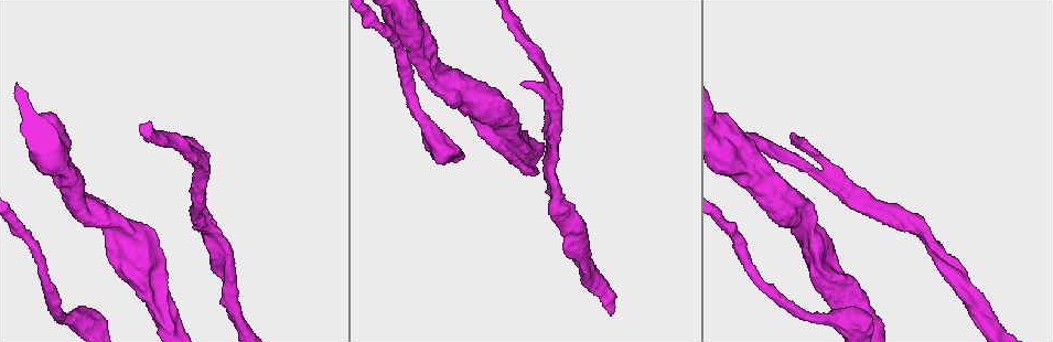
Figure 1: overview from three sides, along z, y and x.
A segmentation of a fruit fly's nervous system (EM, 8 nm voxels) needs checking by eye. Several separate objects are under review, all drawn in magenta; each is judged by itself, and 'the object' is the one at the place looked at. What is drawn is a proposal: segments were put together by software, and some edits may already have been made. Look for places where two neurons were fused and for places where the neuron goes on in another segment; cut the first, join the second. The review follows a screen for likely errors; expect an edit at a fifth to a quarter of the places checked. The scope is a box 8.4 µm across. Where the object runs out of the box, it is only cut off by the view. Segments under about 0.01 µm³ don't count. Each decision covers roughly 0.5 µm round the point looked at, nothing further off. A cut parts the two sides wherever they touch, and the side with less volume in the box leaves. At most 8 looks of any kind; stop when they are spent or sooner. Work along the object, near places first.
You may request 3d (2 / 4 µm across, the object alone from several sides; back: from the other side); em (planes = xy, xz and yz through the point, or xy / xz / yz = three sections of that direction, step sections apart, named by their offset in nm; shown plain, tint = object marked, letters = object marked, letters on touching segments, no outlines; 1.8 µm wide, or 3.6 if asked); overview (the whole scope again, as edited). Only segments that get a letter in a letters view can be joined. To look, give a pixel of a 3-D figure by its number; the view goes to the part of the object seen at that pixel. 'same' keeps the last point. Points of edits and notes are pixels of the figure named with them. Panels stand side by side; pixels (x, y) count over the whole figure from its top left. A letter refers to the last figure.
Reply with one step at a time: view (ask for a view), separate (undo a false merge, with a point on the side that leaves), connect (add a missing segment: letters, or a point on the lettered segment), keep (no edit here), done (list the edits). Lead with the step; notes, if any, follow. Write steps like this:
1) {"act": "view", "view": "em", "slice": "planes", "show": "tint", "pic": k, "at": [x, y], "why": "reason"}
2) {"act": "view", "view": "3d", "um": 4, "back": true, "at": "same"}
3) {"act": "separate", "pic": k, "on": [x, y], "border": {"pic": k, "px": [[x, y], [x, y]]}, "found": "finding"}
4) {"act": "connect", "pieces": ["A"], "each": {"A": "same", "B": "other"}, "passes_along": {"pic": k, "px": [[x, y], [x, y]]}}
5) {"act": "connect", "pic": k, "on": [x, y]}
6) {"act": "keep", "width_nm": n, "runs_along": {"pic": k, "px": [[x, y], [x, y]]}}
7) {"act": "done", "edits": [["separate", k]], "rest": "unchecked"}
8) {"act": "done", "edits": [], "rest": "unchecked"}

{"act": "view", "view": "3d", "um": 4, "pic": 1, "at": [555, 121], "why": "arms run side by side"}

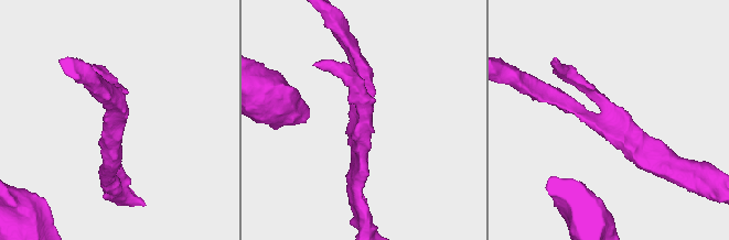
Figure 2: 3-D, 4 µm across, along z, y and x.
{"act": "view", "view": "em", "slice": "planes", "show": "tint", "pic": 2, "at": [362, 121], "arms": 3, "arm_widths_nm": [200, 220, 280]}

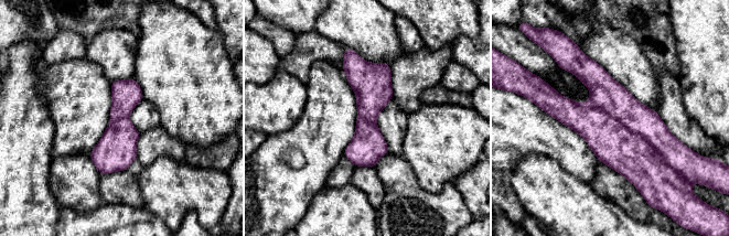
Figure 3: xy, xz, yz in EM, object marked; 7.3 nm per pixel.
{"act": "view", "view": "em", "slice": "planes", "show": "letters", "at": "same"}

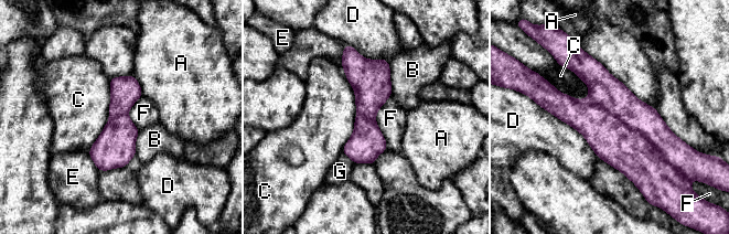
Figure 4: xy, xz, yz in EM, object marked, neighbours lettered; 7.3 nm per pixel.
{"act": "keep", "longest_contact_nm": ["D", 950], "each": {"A": "other", "B": "other", "C": "other", "D": "other", "E": "other", "F": "other", "G": "other"}, "runs_along": {"pic": 4, "px": [[350, 52], [366, 77], [371, 160]]}, "found": "one neuron here"}

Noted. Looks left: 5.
{"act": "view", "view": "em", "um": 3.6, "slice": "planes", "show": "letters", "pic": 1, "at": [733, 159], "why": "calibre changes"}

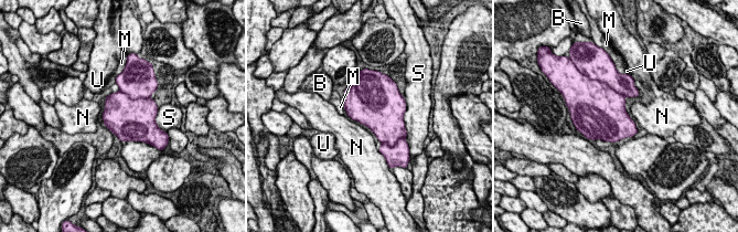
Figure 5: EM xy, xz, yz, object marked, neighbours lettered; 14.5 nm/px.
{"act": "keep", "each": {"B": "other", "M": "other", "N": "other", "S": "other", "U": "other"}, "border": {"pic": 5, "px": [[377, 149], [381, 153]]}, "found": "continuous, no second neuron"}

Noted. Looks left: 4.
{"act": "view", "view": "em", "slice": "xy", "step": 4, "show": "tint", "pic": 1, "at": [569, 236], "why": "touches itself"}

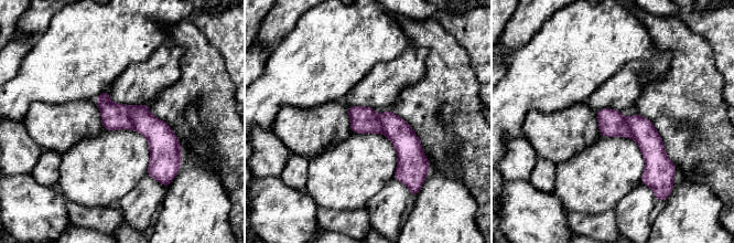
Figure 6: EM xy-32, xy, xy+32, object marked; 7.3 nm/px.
{"act": "view", "view": "em", "slice": "planes", "show": "letters", "at": "same"}

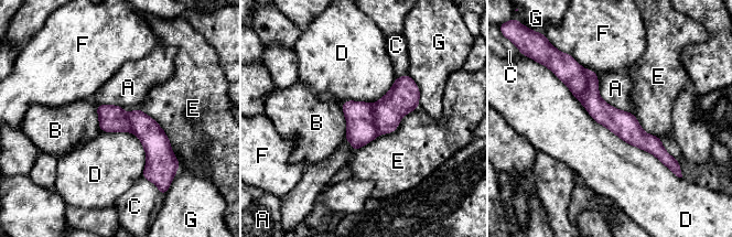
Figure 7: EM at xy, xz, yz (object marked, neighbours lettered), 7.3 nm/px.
{"act": "keep", "width_nm": 190, "each": {"A": "other", "B": "other", "C": "other", "D": "other", "E": "other", "F": "other", "G": "other"}, "border": {"pic": 7, "px": [[551, 71], [598, 122], [669, 169]]}, "found": "all the same neuron"}

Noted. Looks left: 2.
{"act": "done", "edits": [], "rest": "unchecked"}

